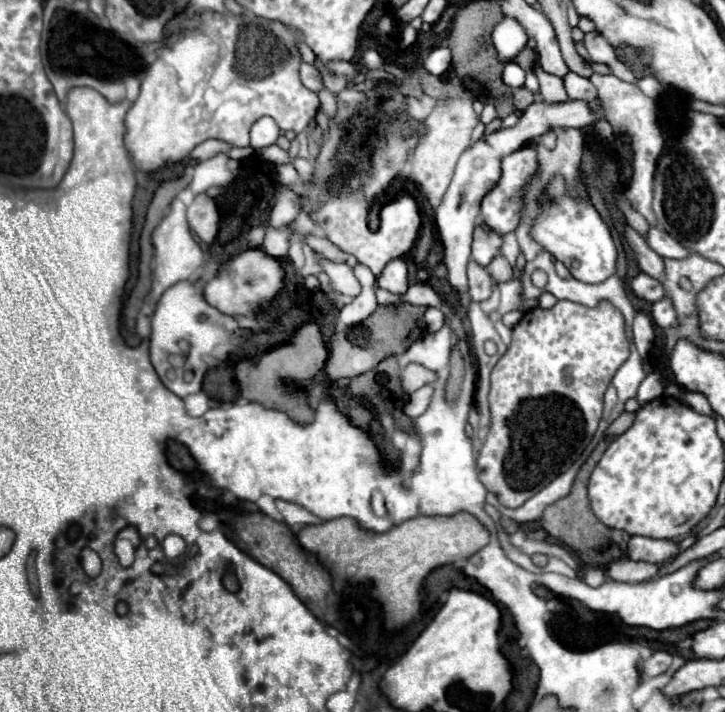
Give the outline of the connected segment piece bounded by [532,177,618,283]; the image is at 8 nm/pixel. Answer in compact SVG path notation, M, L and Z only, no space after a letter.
M554 177L548 185L550 199L540 199L542 213L532 227L532 237L558 261L562 261L570 269L572 277L584 283L602 283L616 273L618 255L614 253L612 235L590 201L570 199L564 189L564 179Z

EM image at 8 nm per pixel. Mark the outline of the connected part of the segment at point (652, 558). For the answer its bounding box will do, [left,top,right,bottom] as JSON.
[628,537,678,563]

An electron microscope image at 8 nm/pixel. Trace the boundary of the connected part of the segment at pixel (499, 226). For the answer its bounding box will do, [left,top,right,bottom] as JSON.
[482,145,540,235]

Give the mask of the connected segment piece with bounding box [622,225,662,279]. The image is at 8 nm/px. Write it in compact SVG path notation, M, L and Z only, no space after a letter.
M624 225L624 231L622 233L624 233L624 239L626 239L628 247L632 249L632 253L636 257L640 269L644 273L652 275L654 279L662 279L662 257L658 253L654 253L648 247L646 239L638 231L634 231L630 225Z

